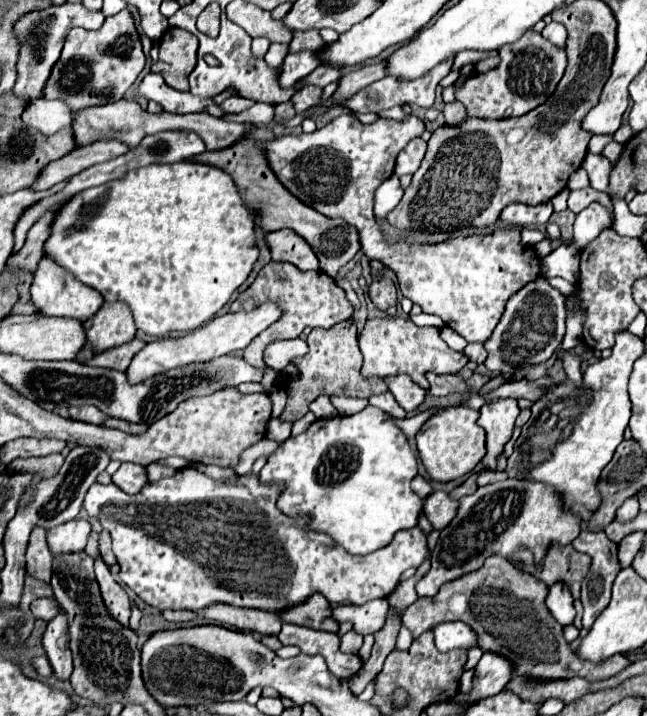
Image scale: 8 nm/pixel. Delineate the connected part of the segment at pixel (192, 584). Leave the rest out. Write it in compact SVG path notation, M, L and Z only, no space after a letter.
M184 468L172 478L148 482L134 496L122 492L116 484L104 486L94 482L86 492L84 508L110 532L112 550L122 568L122 582L158 610L186 608L200 612L208 604L224 602L278 612L300 604L314 592L324 594L332 604L366 604L374 598L386 598L396 588L404 570L418 568L430 556L426 534L418 526L396 532L388 546L372 554L352 556L332 544L328 536L308 532L300 520L288 520L288 516L280 514L276 508L278 494L280 488L260 484L252 472L236 480L214 480L192 468Z

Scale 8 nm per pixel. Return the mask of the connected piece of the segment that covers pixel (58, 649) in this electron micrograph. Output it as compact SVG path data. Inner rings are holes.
M58 608L56 618L52 618L42 636L42 646L54 668L54 676L68 680L72 674L72 652L68 648L68 616Z

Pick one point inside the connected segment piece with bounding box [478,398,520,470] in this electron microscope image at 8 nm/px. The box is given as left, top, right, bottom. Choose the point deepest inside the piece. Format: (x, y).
(497, 417)

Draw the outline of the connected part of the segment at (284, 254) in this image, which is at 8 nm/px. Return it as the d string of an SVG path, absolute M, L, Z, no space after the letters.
M294 230L268 232L266 242L272 252L272 260L284 260L296 264L300 270L316 270L318 258L308 246L308 242Z

